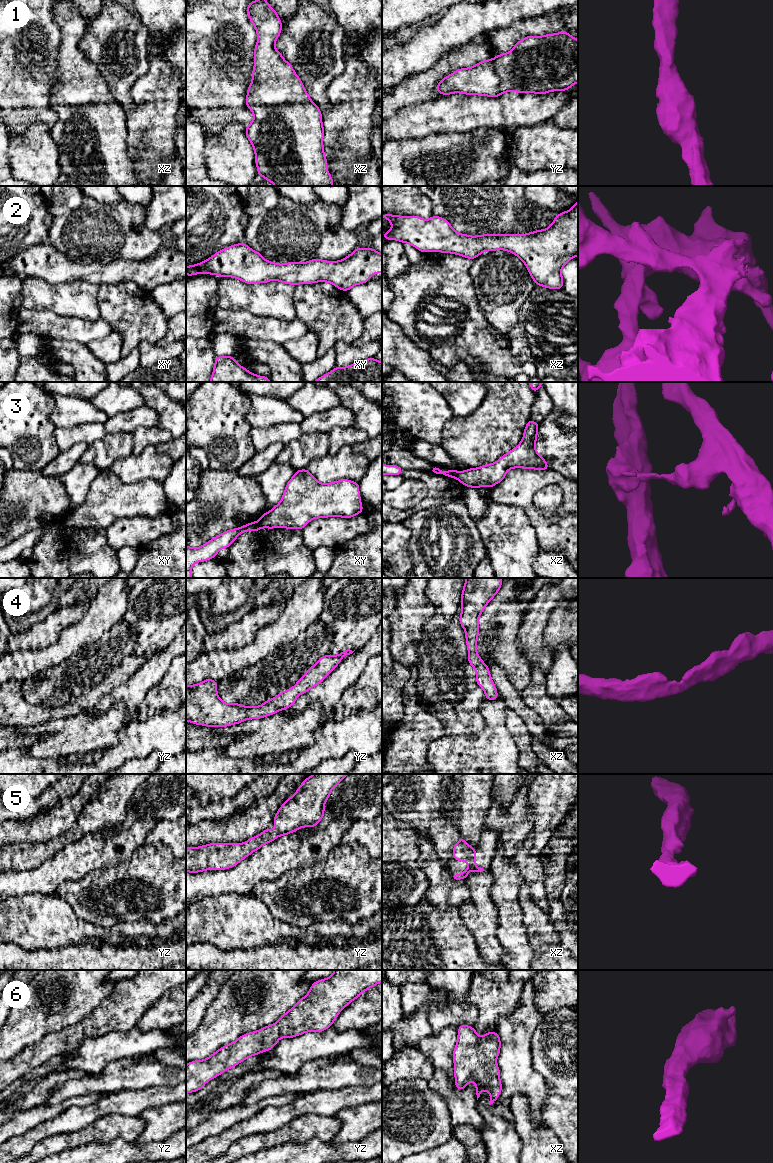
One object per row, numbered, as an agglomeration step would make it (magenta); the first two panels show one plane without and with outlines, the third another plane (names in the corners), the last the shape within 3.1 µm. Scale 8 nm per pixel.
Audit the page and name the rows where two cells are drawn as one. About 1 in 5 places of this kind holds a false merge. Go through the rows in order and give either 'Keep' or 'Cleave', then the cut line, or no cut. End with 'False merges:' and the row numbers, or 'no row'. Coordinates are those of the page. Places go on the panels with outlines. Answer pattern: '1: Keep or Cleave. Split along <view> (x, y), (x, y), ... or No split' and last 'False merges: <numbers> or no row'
1: Keep. No split
2: Keep. No split
3: Cleave. Split along xz (457, 471), (454, 477)
4: Keep. No split
5: Keep. No split
6: Keep. No split
False merges: 3

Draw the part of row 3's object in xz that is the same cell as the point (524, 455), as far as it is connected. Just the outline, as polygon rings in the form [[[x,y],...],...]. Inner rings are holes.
[[[529,420],[526,424],[522,441],[511,451],[494,463],[466,471],[457,471],[456,479],[464,486],[478,488],[491,487],[500,483],[512,468],[536,470],[550,469],[546,460],[536,451],[538,426],[540,423]]]

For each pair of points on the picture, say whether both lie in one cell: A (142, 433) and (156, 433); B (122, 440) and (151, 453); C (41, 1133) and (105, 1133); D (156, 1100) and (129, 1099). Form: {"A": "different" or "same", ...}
{"A": "same", "B": "different", "C": "different", "D": "same"}

